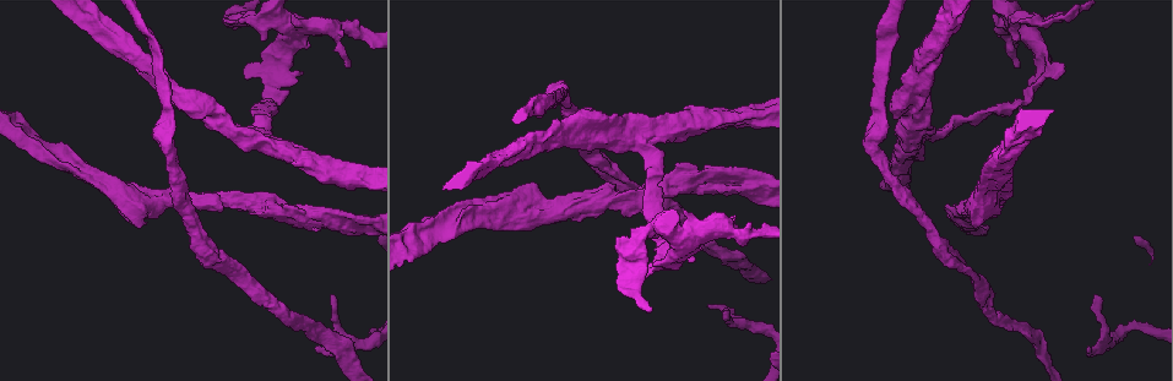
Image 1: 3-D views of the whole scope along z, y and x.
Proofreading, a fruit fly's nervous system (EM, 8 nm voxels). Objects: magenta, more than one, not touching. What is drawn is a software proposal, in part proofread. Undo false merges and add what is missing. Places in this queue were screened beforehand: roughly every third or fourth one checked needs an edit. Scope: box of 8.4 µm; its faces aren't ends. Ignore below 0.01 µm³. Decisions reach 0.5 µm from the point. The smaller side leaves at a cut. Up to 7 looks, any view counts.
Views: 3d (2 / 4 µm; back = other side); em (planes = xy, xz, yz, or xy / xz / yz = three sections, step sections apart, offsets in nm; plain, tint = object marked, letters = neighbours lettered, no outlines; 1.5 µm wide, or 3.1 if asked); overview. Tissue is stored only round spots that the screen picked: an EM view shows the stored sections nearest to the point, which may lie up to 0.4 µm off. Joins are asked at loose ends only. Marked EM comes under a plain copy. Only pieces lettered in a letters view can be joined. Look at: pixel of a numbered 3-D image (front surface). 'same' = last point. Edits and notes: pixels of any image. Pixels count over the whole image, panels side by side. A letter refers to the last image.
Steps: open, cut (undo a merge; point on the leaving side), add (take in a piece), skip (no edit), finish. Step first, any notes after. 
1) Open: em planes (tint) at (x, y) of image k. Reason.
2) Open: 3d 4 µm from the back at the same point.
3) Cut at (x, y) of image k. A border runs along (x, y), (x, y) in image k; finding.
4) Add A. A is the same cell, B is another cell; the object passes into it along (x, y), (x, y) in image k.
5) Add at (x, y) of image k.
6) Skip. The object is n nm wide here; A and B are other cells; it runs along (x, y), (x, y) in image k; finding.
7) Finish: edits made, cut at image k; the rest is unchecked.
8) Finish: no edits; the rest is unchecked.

Open: em planes (letters) at (1097, 296) of image 1. Free end.

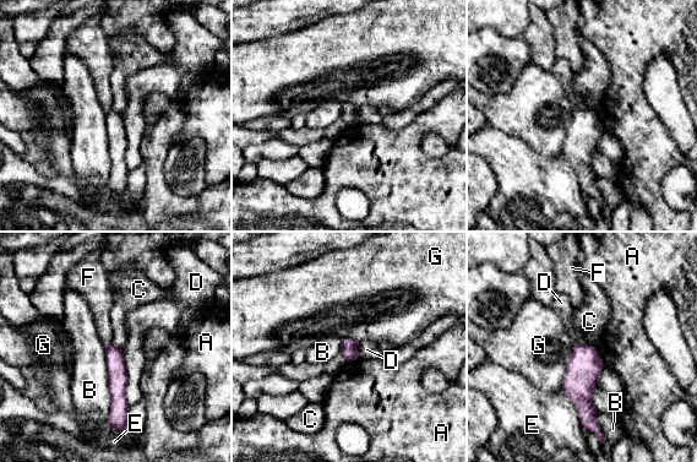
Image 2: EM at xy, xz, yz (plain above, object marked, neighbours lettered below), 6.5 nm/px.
Skip. A, B, C, D, E, F and G are other cells; it runs along (112, 348), (116, 369), (120, 423) in image 2; no lettered piece goes on from it.

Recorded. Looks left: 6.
Open: 3d 2 µm at (1016, 67) of image 1. Free end.

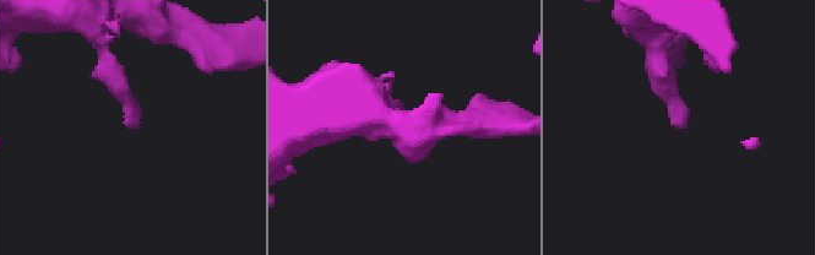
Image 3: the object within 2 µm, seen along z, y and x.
Open: em yz step 4 (letters) at (684, 125) of image 3.

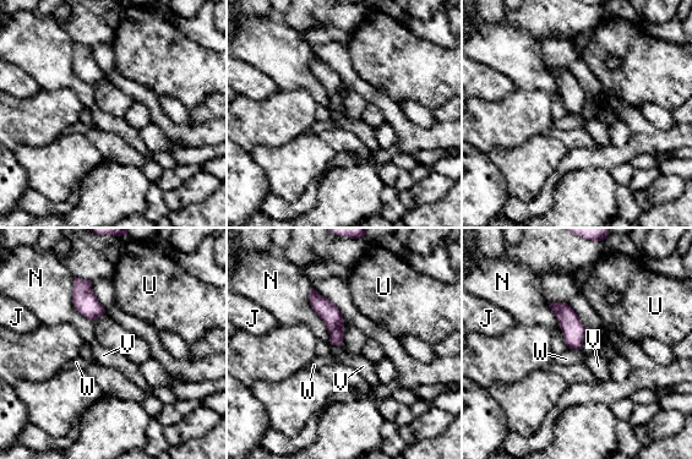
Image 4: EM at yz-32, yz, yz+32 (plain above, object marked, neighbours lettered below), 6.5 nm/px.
Skip. The longest contact is with N, 380 nm; J, N, U, V and W are other cells; no lettered piece goes on from it.

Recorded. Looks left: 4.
Open: em planes (tint) at (717, 180) of image 1.

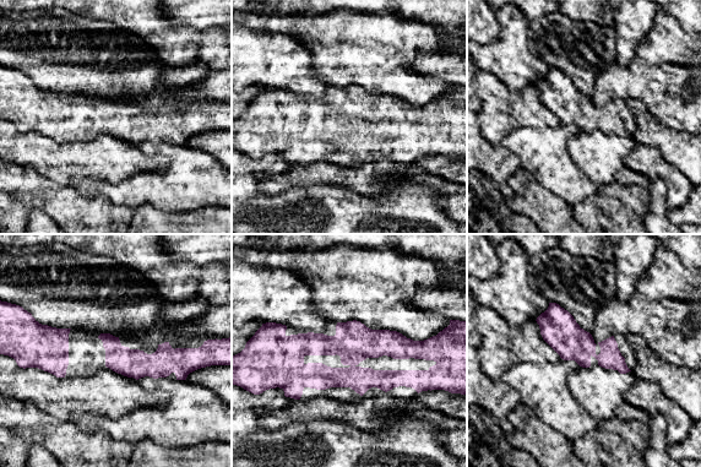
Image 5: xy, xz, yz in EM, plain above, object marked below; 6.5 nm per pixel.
Open: em planes (letters) at the same point.

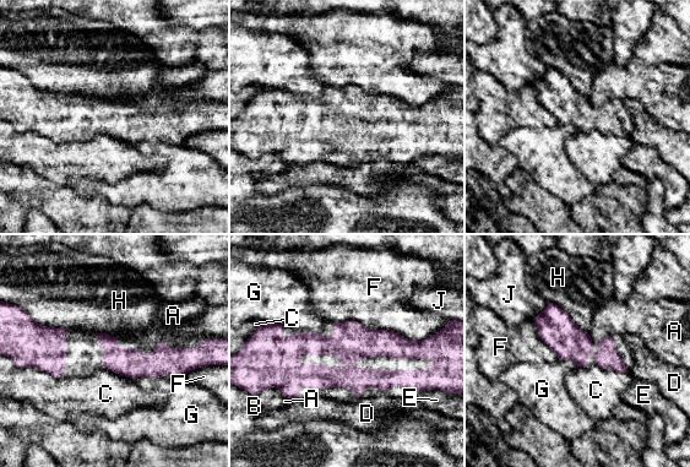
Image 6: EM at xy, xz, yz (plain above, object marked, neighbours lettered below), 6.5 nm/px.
Skip. The object is 190 nm wide here; A, B, C, D, E, F, G, H and J are other cells; it runs along (273, 346), (392, 345), (420, 356) in image 6; all the same neuron.

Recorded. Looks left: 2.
Finish: no edits; the rest is unchecked.

